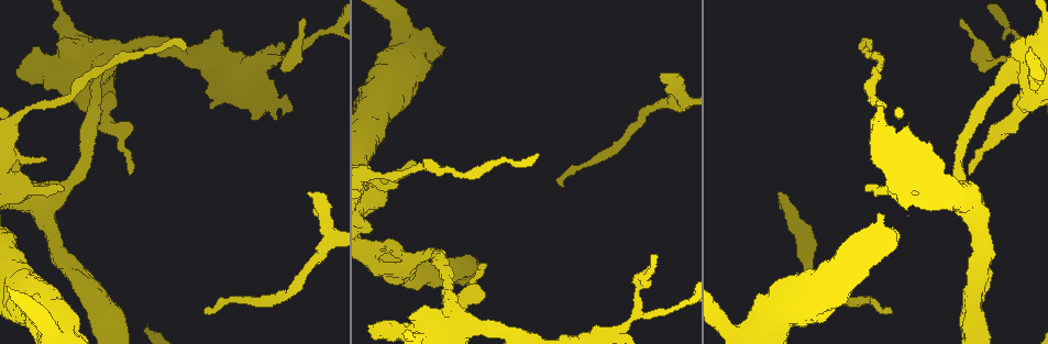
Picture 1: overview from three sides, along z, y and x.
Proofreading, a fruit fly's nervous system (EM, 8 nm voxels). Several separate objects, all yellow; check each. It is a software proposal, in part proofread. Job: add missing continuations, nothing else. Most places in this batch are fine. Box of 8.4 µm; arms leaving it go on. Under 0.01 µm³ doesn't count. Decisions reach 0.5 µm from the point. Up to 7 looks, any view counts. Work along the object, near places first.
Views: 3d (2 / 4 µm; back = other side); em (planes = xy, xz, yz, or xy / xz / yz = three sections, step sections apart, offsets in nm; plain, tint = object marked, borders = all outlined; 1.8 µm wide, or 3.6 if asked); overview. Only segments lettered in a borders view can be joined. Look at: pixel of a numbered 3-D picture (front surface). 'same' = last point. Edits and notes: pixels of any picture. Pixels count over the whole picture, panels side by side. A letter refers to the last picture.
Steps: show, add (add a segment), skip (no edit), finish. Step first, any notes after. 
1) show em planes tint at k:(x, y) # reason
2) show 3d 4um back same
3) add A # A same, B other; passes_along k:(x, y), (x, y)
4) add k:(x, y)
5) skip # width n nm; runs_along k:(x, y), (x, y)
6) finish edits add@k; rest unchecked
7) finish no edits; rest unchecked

show 3d 2um at 1:(784, 193) # an open end

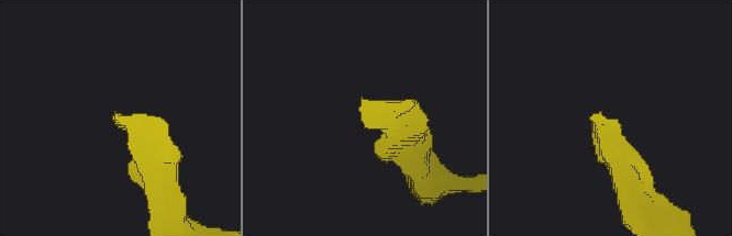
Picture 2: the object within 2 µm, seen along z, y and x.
show em planes borders at 2:(604, 119)

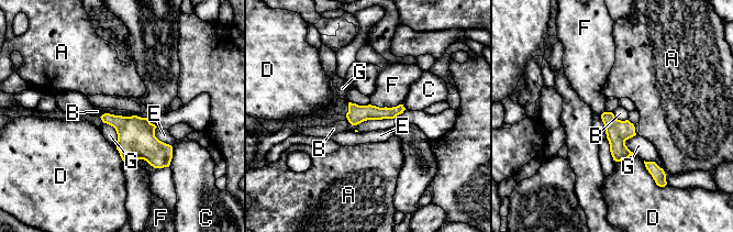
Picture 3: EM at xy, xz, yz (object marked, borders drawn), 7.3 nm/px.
skip # A other, B other, C other, D other, E other, F other, G other; runs_along 3:(400, 108), (350, 117); none of them fits

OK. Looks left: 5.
show 3d 2um back at 1:(538, 153)

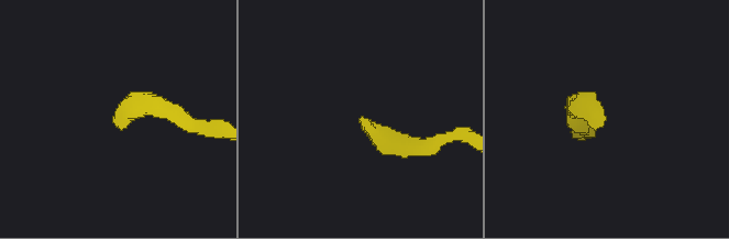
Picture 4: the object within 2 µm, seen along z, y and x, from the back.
show em planes borders at 4:(119, 115)

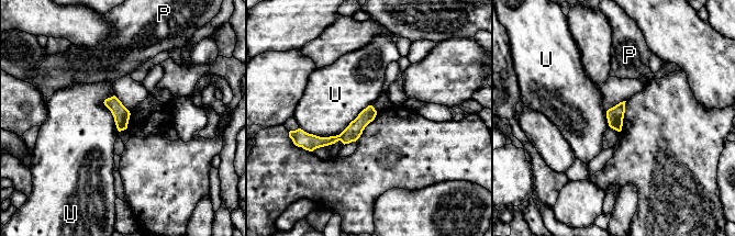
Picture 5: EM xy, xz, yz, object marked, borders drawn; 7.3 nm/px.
skip # P other, U other; runs_along 5:(372, 112), (345, 137), (308, 137); no lettered segment goes on from it

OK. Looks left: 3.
show 3d 4um back at 1:(449, 306) # sudden change in width

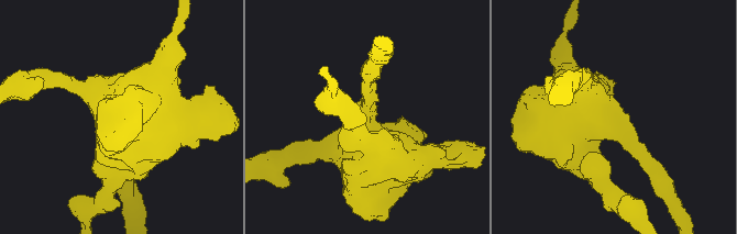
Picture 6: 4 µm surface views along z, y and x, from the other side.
show em 3.6um xz step 16 tint at 6:(612, 114) # shape alone is not enough

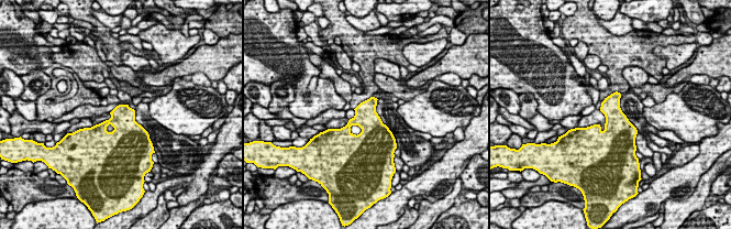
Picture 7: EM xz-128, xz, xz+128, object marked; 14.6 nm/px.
show em 3.6um planes borders same

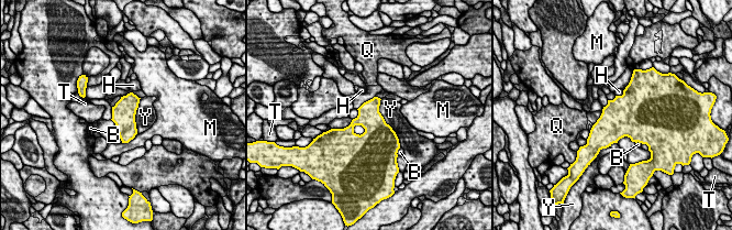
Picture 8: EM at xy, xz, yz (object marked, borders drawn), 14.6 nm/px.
skip # B other, H other, M other, Q other, T other, Y other; border 8:(380, 99), (379, 112), (399, 139); none of them fits

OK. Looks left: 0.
finish no edits; rest unchecked

